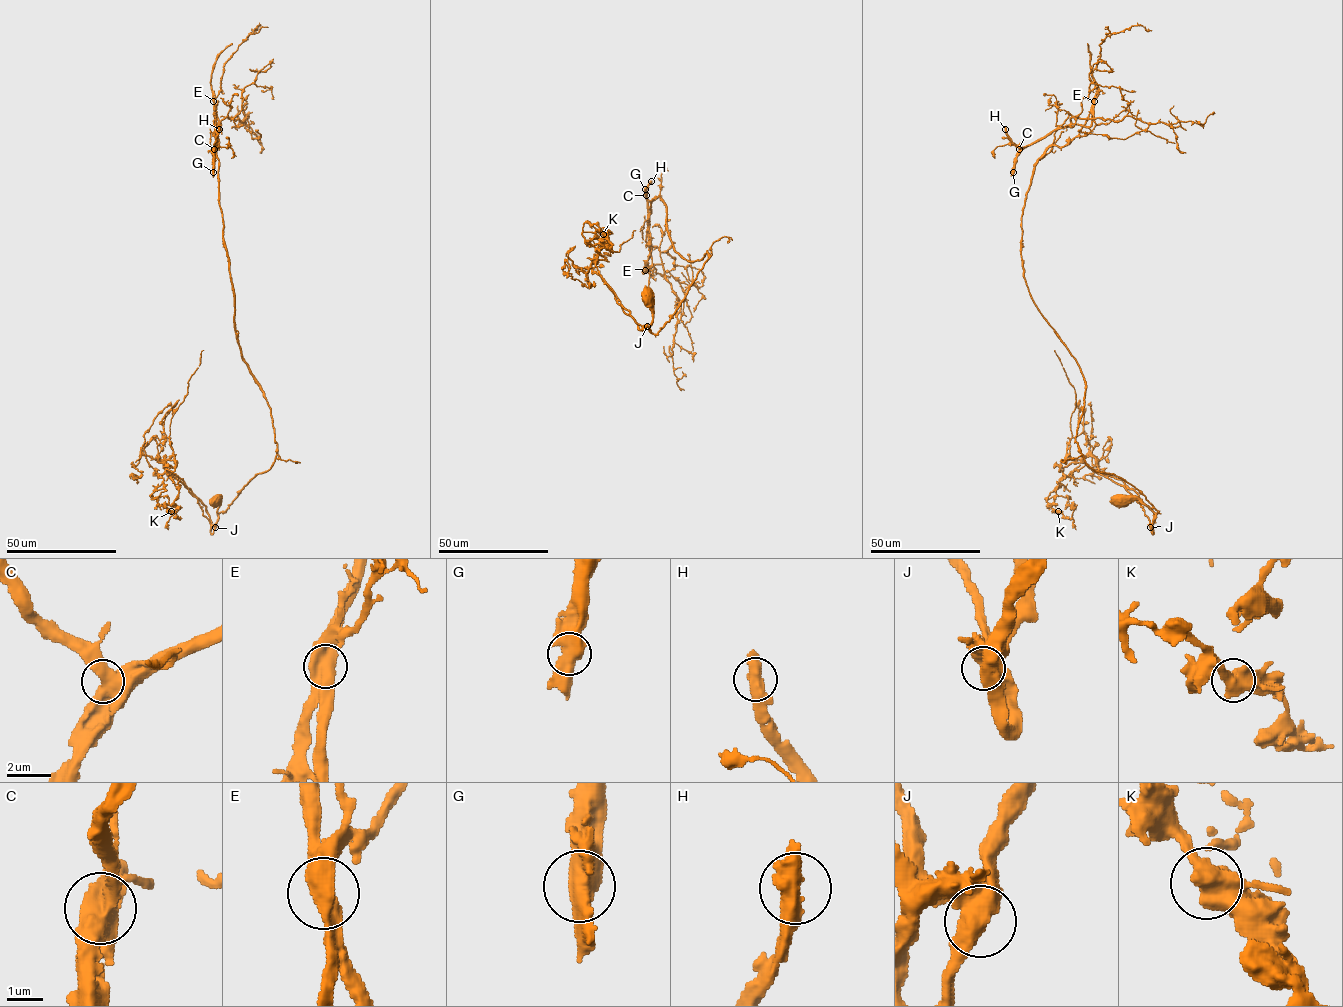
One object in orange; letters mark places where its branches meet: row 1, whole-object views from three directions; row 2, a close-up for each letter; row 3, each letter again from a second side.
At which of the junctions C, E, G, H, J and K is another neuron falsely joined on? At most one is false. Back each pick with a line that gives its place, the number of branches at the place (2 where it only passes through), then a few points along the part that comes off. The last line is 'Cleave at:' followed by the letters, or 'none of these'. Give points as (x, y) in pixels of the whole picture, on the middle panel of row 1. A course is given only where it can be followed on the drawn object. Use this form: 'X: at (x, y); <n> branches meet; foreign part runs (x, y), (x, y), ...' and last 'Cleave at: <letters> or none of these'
E: at (645, 270); 2 branches meet; foreign part runs (645, 270), (651, 266), (651, 250), (656, 246), (664, 277), (680, 304), (672, 356), (676, 384), (684, 390)
Cleave at: E

